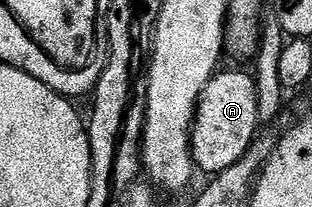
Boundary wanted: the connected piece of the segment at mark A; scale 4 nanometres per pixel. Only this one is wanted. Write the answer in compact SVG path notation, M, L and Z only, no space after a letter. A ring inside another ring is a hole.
M217 71L206 82L196 103L196 118L192 122L192 162L197 169L215 174L234 166L251 146L261 127L258 112L258 90L253 73Z

